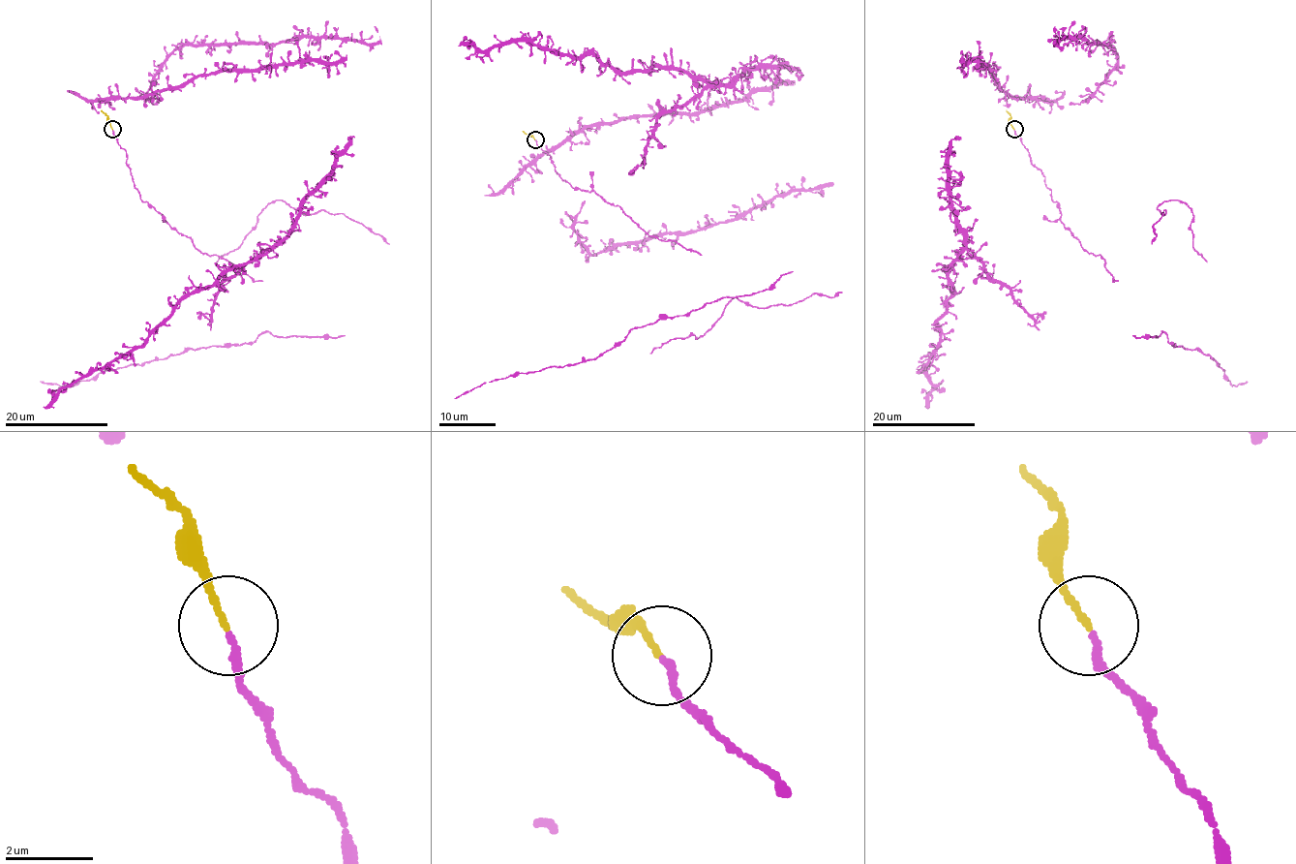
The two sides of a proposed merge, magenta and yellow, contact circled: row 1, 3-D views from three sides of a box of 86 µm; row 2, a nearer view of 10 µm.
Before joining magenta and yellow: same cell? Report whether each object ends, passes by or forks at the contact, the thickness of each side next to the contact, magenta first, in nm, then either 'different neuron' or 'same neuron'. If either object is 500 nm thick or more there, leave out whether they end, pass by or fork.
magenta ends; yellow ends; calibres 170 and 140 nm; same neuron

